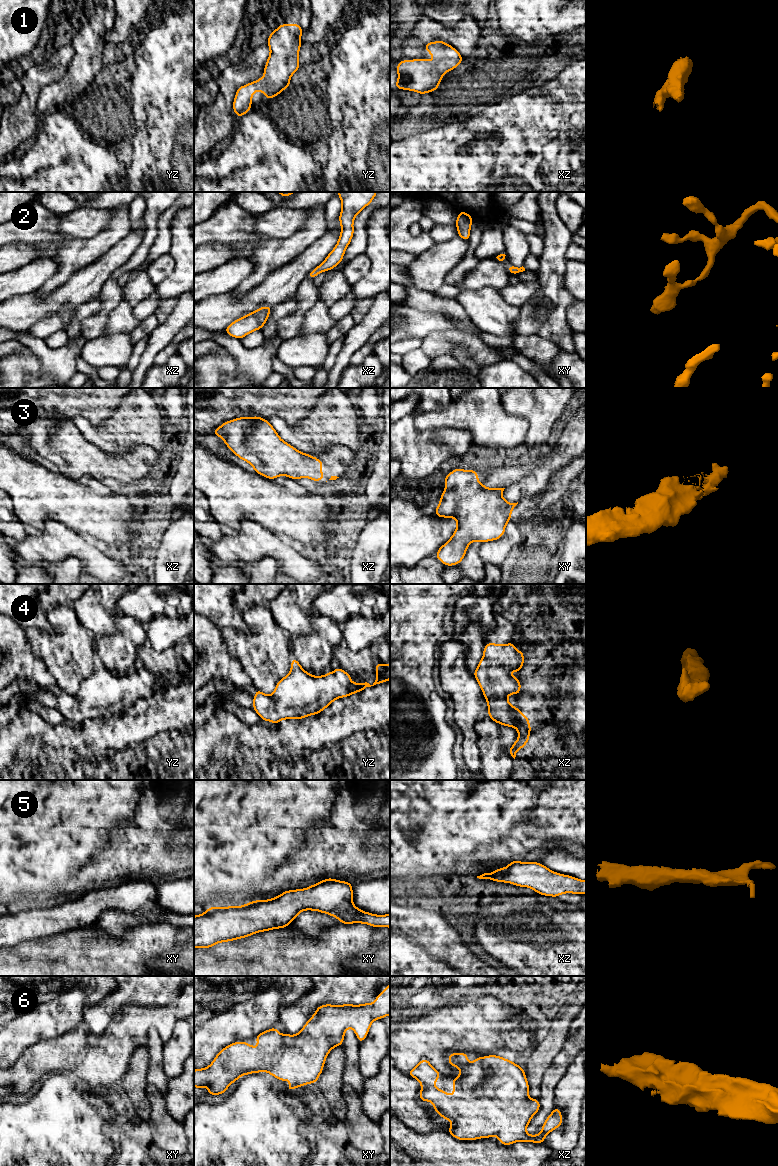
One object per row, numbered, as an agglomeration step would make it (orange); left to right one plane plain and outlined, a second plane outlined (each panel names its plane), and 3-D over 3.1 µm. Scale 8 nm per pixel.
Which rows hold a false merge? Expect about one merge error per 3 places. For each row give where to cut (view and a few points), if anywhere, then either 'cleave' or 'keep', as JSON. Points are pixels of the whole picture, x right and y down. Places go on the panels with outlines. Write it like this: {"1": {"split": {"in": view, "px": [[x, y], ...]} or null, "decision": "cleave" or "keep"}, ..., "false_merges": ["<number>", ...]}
{"1": {"split": null, "decision": "keep"}, "2": {"split": null, "decision": "keep"}, "3": {"split": null, "decision": "keep"}, "4": {"split": null, "decision": "keep"}, "5": {"split": null, "decision": "keep"}, "6": {"split": null, "decision": "keep"}, "false_merges": []}

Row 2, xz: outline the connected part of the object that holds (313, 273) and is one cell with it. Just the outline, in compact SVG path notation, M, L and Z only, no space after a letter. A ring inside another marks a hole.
M338 192L342 209L339 215L341 234L335 248L328 254L325 260L307 277L314 279L319 273L329 271L341 263L346 248L354 234L353 222L356 215L369 205L377 192Z

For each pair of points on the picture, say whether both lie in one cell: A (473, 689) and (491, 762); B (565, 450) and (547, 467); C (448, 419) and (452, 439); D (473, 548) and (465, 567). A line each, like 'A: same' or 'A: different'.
A: different
B: same
C: different
D: same

